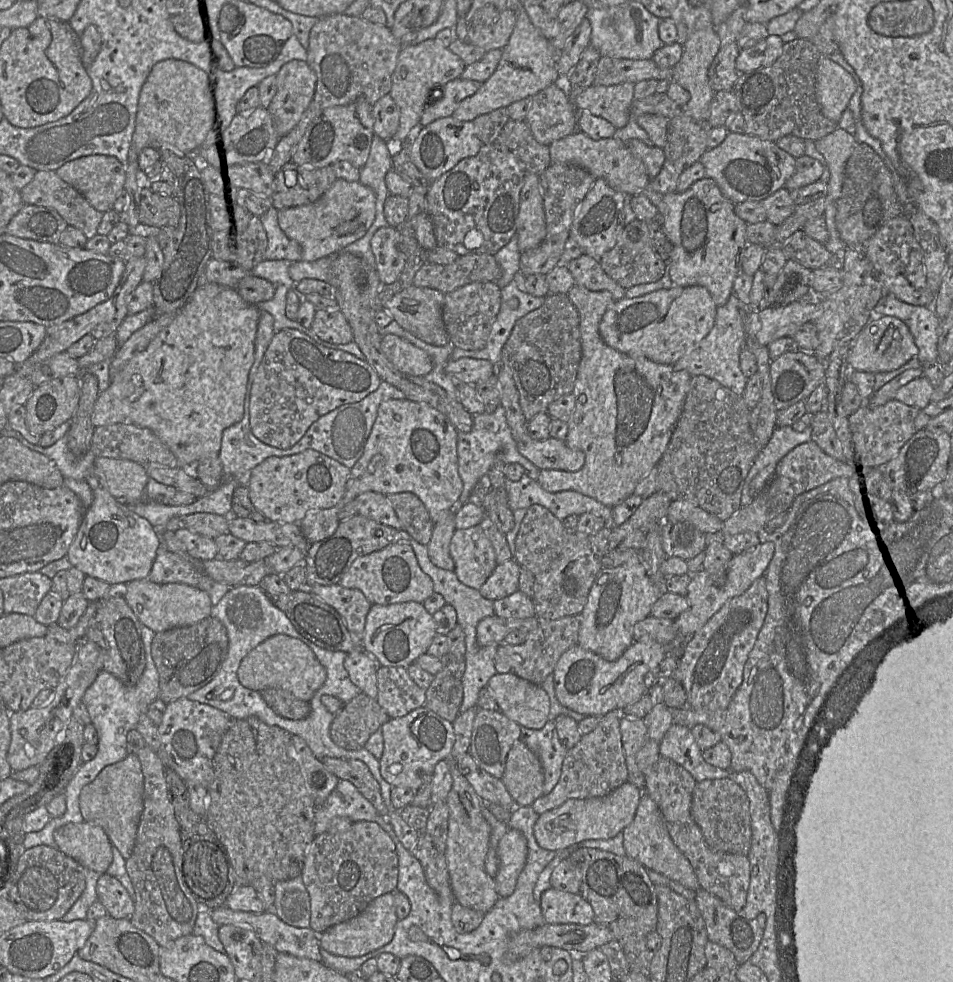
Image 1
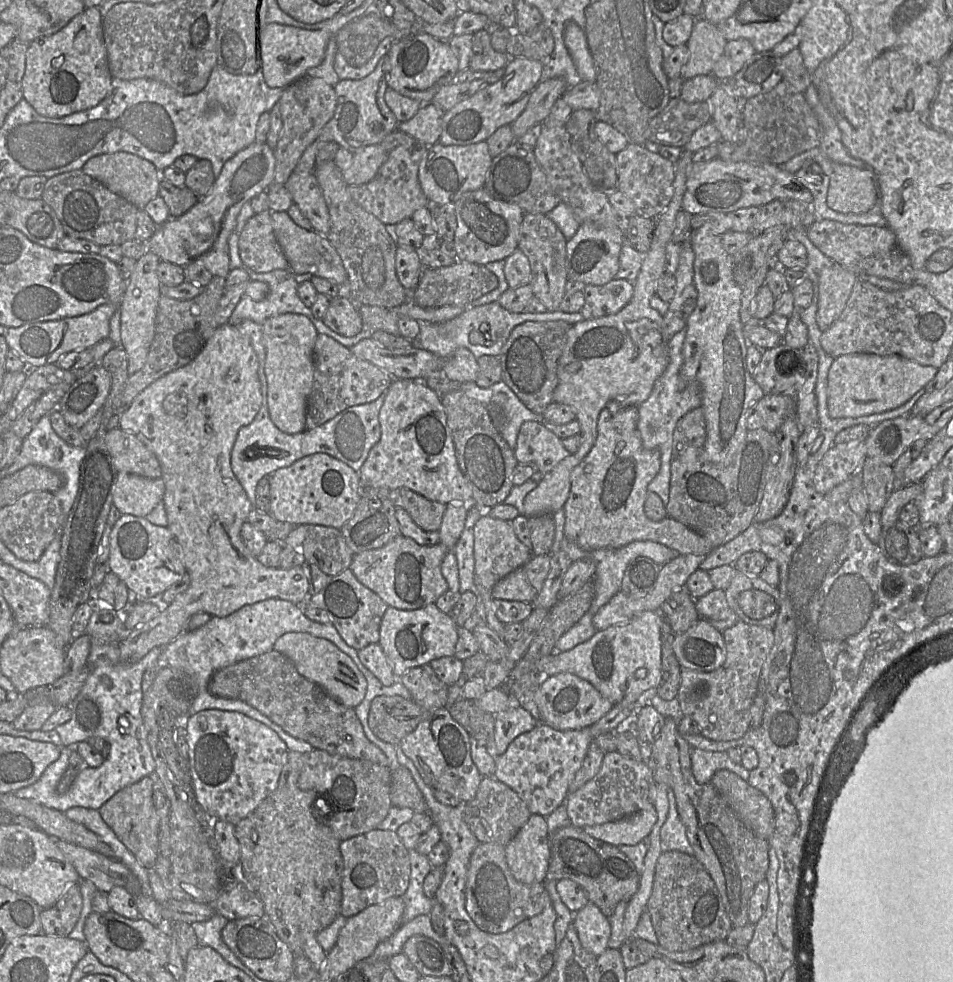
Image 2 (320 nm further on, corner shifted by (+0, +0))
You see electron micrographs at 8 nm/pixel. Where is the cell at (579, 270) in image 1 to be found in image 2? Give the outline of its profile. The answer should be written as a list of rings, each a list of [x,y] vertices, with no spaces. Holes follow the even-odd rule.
[[[612,279],[602,286],[586,285],[582,292],[585,303],[580,314],[591,320],[618,313],[631,300],[634,285],[625,279]]]

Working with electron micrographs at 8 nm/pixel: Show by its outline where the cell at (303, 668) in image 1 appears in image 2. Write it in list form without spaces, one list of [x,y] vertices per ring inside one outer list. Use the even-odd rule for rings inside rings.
[[[289,632],[276,640],[272,650],[288,657],[299,674],[322,687],[341,704],[355,708],[362,702],[367,688],[366,679],[353,660],[332,642],[305,632]]]

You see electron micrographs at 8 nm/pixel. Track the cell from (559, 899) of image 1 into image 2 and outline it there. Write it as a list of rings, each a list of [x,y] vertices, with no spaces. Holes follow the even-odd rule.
[[[589,902],[575,912],[572,923],[581,945],[596,957],[609,947],[611,926],[608,917],[595,904]]]

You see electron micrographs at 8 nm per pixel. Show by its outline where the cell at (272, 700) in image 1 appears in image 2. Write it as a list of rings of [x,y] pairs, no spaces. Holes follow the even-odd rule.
[[[270,650],[217,670],[209,680],[208,691],[215,697],[249,704],[286,733],[308,742],[315,750],[388,767],[388,758],[367,739],[354,708],[341,704],[322,687],[299,674],[293,662],[278,651]]]

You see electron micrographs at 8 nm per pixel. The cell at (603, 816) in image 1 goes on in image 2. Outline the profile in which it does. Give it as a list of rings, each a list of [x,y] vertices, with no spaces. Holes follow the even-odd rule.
[[[652,805],[624,819],[600,825],[585,826],[582,829],[595,839],[614,846],[636,845],[648,837],[657,821],[657,812]]]

